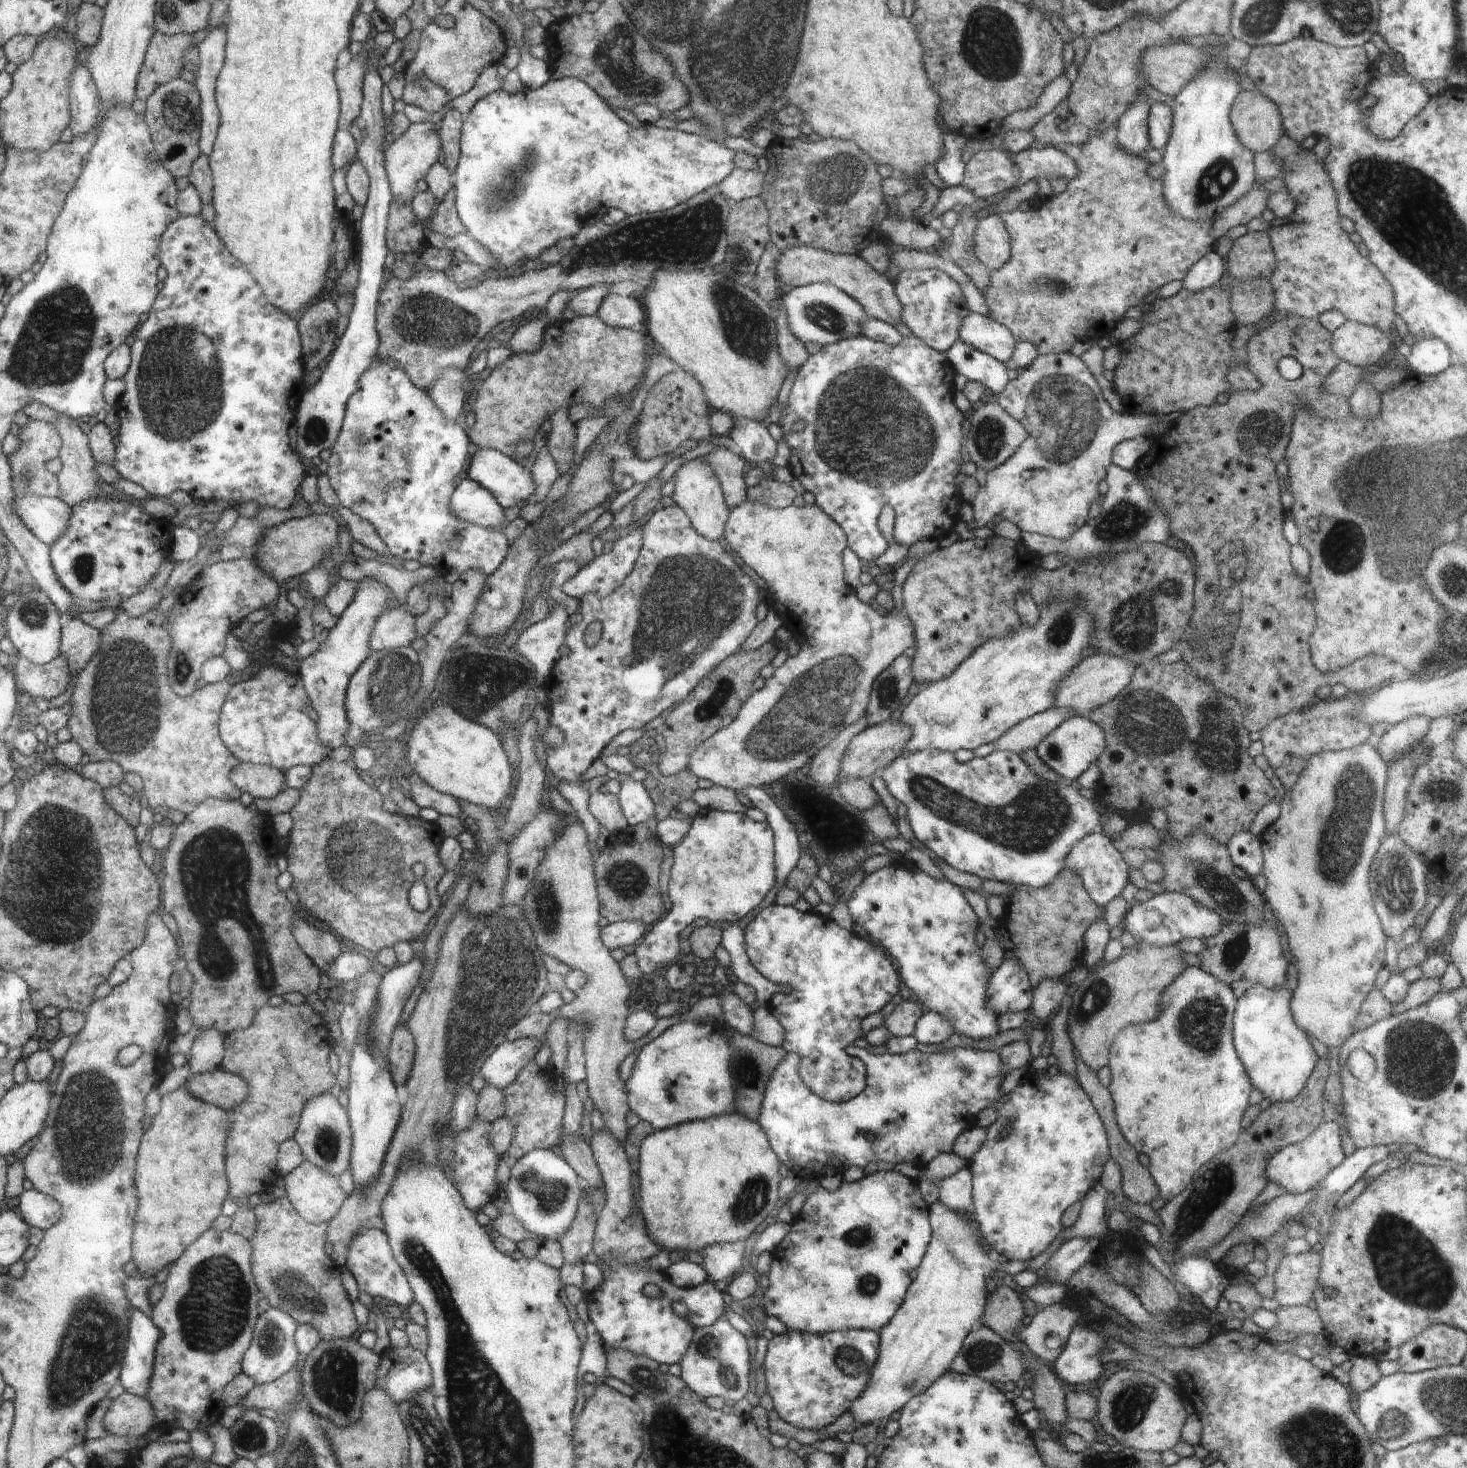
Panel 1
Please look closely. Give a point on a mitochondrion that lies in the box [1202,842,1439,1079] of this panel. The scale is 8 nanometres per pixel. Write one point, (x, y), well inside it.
(1394, 885)

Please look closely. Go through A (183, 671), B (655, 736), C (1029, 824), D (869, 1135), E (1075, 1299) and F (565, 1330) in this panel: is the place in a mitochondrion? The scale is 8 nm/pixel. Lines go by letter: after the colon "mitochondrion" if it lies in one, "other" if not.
A: mitochondrion
B: other
C: mitochondrion
D: other
E: other
F: other

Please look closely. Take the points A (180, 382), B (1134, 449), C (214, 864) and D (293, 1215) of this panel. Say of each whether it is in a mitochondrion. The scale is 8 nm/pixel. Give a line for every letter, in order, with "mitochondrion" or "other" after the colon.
A: mitochondrion
B: other
C: mitochondrion
D: other

